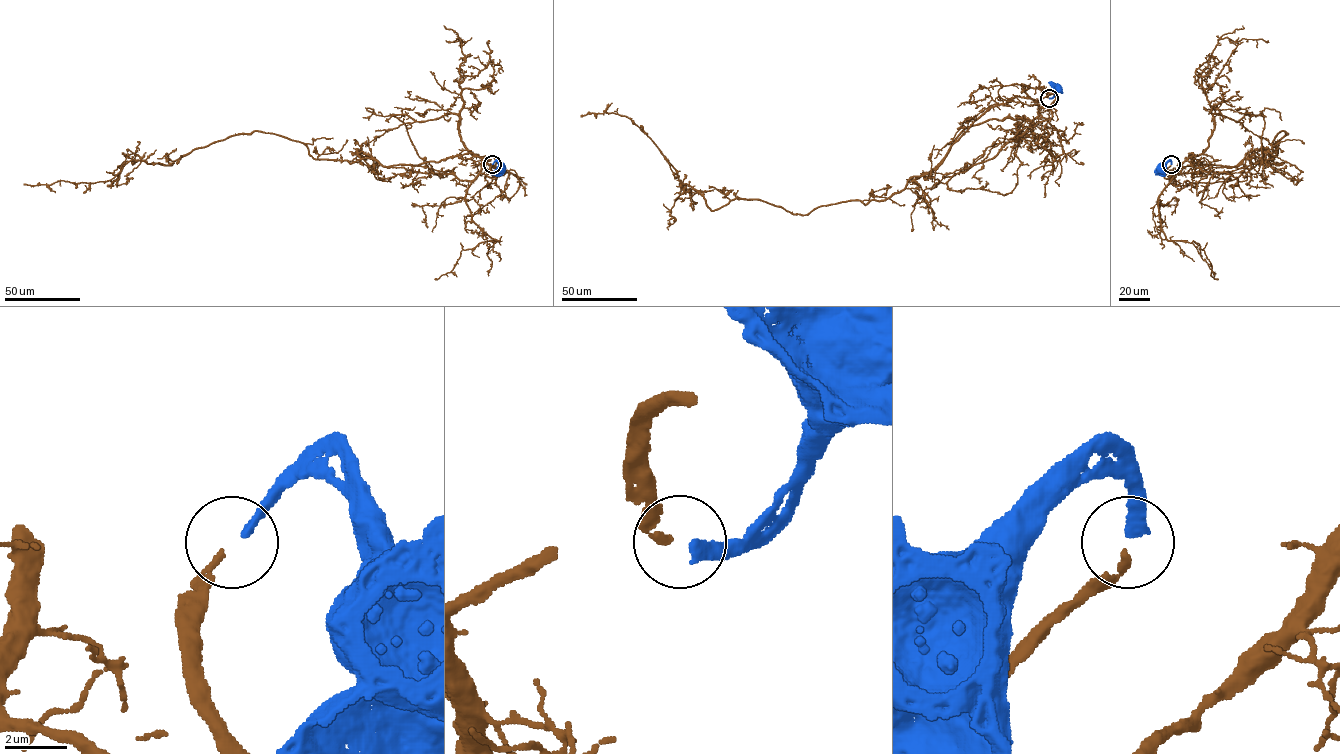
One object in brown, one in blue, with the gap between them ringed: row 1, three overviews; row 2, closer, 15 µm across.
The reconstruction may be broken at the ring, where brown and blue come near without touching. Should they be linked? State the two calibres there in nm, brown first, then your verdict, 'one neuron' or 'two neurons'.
240 nm thick on the brown side, 360 nm on the other; one neuron

